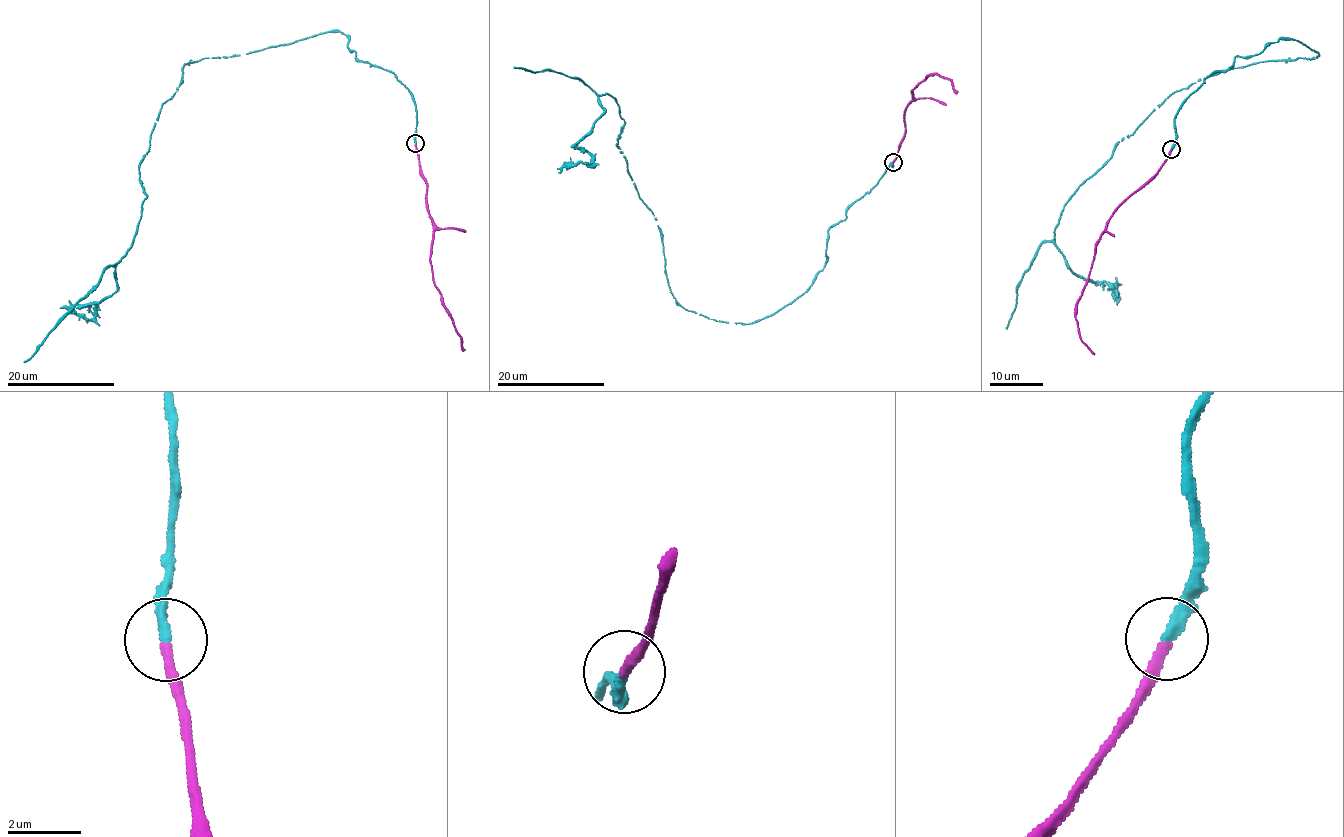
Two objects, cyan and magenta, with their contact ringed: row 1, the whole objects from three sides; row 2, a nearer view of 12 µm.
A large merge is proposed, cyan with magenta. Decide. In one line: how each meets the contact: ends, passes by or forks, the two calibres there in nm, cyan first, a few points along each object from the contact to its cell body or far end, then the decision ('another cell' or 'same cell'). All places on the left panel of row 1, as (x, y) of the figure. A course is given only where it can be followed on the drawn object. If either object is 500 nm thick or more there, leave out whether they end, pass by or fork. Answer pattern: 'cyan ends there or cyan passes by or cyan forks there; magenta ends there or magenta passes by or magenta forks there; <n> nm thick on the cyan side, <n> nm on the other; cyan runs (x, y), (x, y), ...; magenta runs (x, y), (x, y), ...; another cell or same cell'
cyan ends there; magenta ends there; 320 nm thick on the cyan side, 280 nm on the other; cyan runs (415, 144), (412, 93), (340, 32), (187, 62), (117, 289), (83, 304), (93, 318), (60, 307); magenta runs (415, 144), (431, 218), (433, 281), (463, 351); same cell

